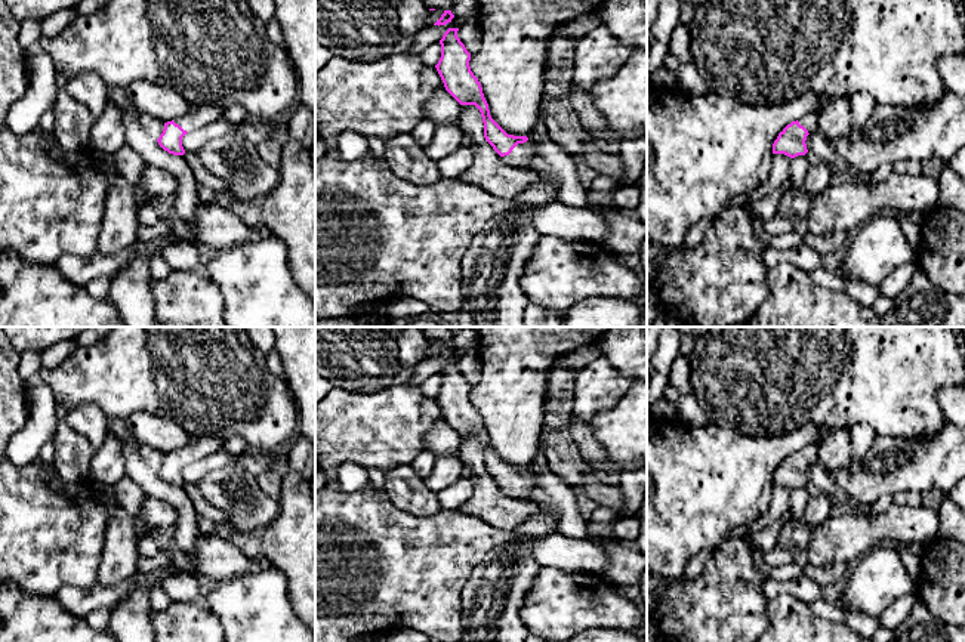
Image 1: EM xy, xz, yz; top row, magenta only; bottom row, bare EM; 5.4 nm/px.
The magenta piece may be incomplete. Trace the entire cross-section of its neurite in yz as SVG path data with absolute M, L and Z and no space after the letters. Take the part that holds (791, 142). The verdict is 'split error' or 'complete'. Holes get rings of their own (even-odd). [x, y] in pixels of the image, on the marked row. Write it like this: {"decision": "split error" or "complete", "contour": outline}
{"decision": "split error", "contour": "M820 107L801 120L787 124L773 143L773 154L784 154L790 158L805 155L808 152L805 143L807 136L817 130L818 117L823 108L824 107Z"}

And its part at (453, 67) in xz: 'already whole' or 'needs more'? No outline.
needs more

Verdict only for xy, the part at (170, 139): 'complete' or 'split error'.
split error

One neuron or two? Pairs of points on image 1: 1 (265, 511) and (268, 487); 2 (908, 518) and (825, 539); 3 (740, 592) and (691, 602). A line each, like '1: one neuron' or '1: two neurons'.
1: two neurons
2: one neuron
3: one neuron

